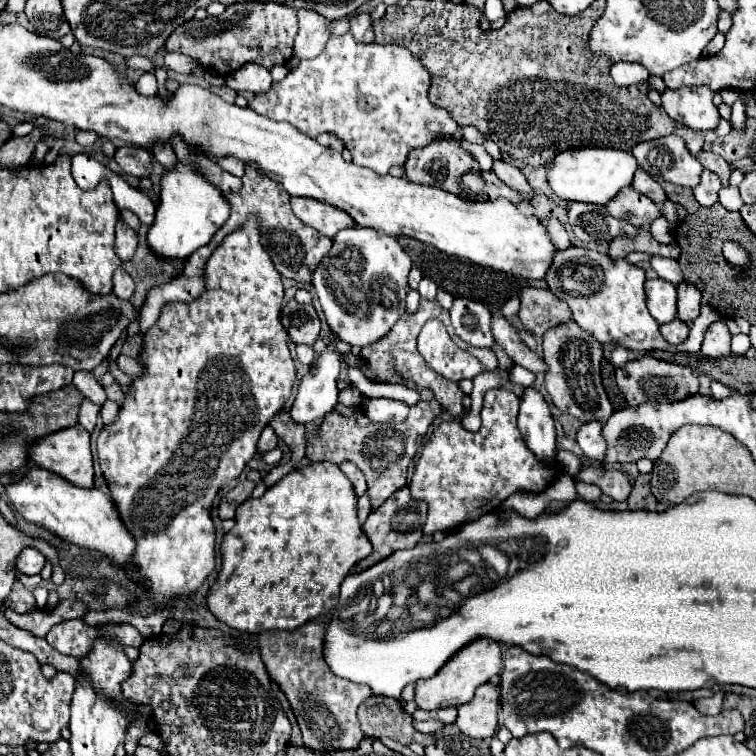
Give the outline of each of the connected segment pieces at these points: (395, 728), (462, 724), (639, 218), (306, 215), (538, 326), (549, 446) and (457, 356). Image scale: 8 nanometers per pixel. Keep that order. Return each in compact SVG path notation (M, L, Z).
M371 696L367 702L363 702L357 710L361 720L361 732L363 736L371 738L383 738L389 736L393 740L399 740L401 744L419 742L421 746L429 746L435 742L433 736L421 734L413 728L413 718L403 712L401 702L387 696Z
M493 682L477 688L471 702L459 706L459 716L455 724L465 736L471 738L491 738L497 730L497 710L499 692Z
M623 188L623 192L619 192L619 196L607 204L607 210L611 216L627 220L633 226L649 226L661 216L657 204L633 188Z
M291 196L291 208L303 224L315 228L317 232L321 232L323 236L329 236L329 238L333 238L343 228L355 226L355 220L351 220L351 216L347 216L347 212L343 212L339 208L331 208L331 204L323 204L319 200Z
M523 288L519 296L521 296L519 320L523 328L533 336L543 336L545 330L571 318L567 302L559 300L548 289Z
M525 388L525 394L521 398L519 432L527 448L537 456L541 464L545 466L555 464L557 440L555 440L553 418L551 418L547 402L533 388Z
M429 320L423 326L417 339L417 348L425 362L447 380L459 382L463 378L475 378L483 372L483 366L475 356L459 350L453 344L439 320Z

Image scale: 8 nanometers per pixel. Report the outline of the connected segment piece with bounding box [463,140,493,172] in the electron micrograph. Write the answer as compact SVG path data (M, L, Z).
M463 140L463 148L465 148L467 152L471 152L471 154L477 158L477 162L479 162L481 168L483 168L483 172L491 170L491 160L493 160L493 158L491 158L479 144L469 144L469 142Z

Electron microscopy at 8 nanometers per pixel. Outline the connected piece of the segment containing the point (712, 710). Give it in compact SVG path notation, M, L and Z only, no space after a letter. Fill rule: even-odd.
M715 693L715 696L711 698L701 698L701 700L695 700L695 708L701 712L701 714L707 714L707 716L713 716L713 714L719 714L721 712L721 702L723 702L724 695L722 693Z

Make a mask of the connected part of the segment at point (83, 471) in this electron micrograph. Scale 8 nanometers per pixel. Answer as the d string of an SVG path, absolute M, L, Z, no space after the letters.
M75 424L71 428L47 434L43 438L37 438L33 444L27 446L29 460L41 468L47 468L51 472L57 472L65 480L71 480L77 486L89 488L93 486L93 462L91 462L91 450L89 450L89 432L81 426Z

